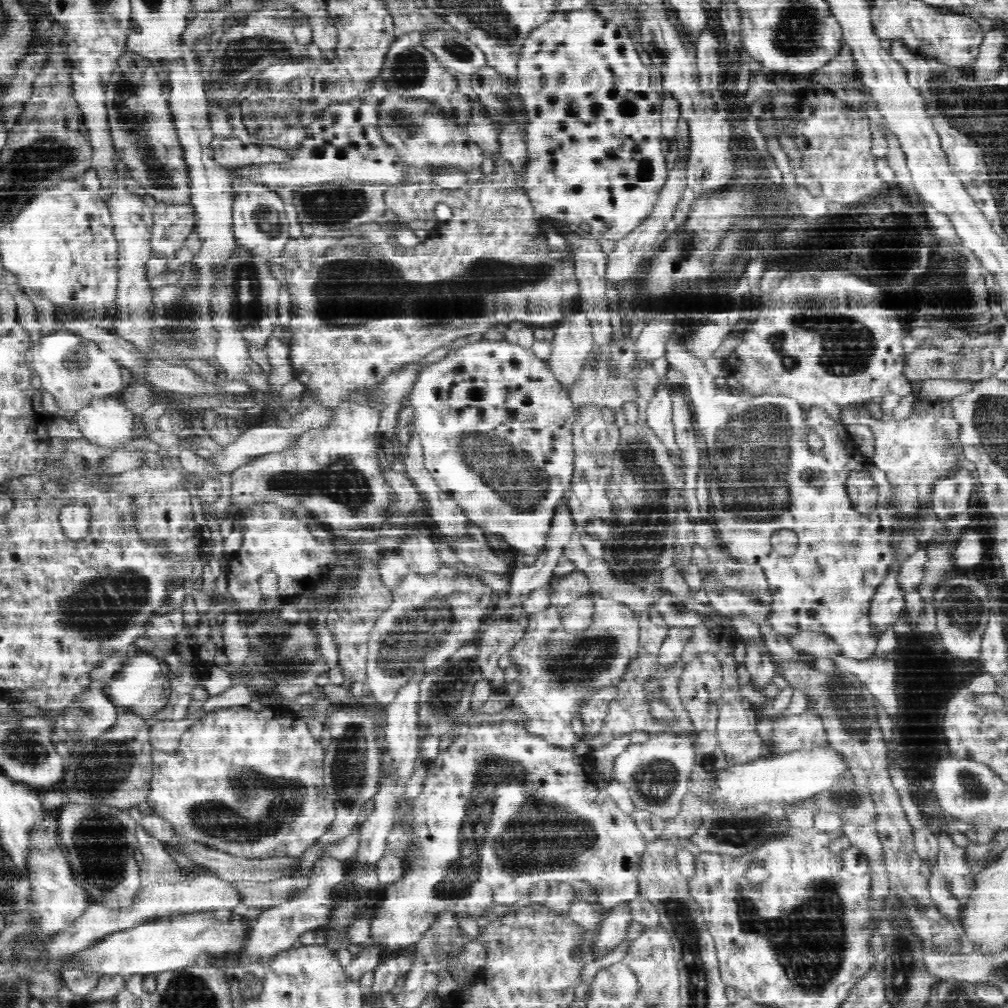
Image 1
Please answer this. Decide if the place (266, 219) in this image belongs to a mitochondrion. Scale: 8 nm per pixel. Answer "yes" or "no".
yes

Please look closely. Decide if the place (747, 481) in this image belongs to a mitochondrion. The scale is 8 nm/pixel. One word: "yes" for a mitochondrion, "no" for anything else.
yes

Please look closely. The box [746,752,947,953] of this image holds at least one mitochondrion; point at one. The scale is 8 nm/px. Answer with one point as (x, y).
(846, 798)

